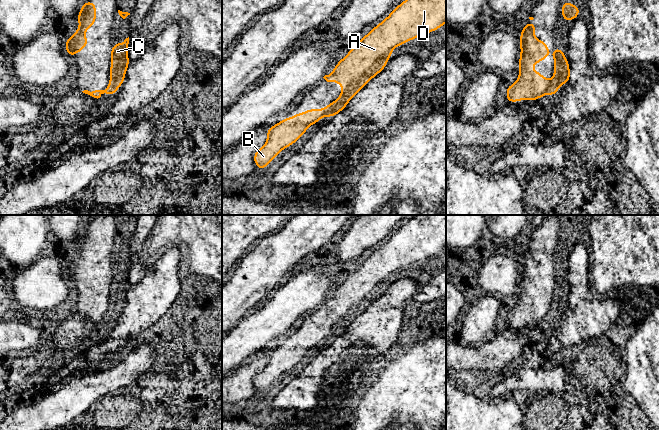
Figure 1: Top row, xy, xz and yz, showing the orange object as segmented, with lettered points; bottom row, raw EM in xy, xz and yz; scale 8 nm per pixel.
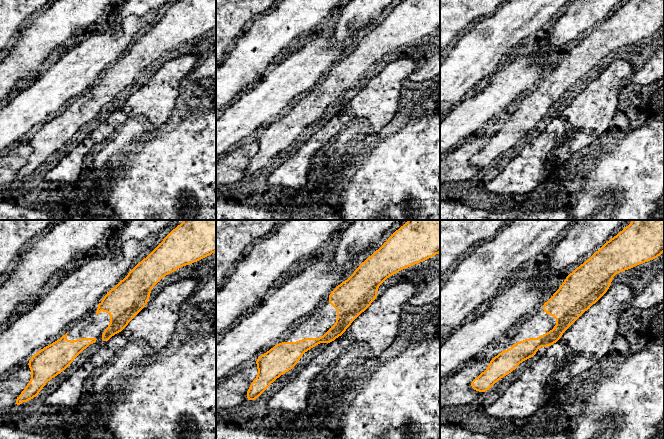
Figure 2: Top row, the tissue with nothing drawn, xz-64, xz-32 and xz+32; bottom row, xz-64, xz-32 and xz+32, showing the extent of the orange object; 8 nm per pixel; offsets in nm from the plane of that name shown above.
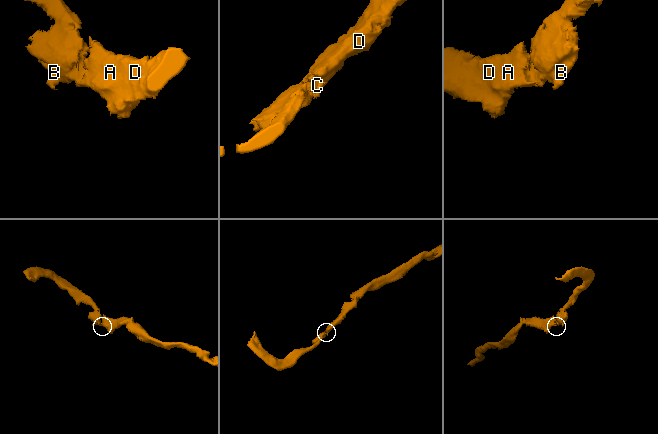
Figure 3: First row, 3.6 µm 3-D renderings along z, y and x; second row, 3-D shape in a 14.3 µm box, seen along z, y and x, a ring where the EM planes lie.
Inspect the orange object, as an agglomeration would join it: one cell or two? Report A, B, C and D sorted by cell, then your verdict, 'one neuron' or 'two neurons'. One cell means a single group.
groups A B C D; one neuron

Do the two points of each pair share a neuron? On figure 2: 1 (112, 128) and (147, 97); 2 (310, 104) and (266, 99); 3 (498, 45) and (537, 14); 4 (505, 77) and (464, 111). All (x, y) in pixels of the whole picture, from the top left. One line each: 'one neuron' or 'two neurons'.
1: one neuron
2: two neurons
3: one neuron
4: one neuron

